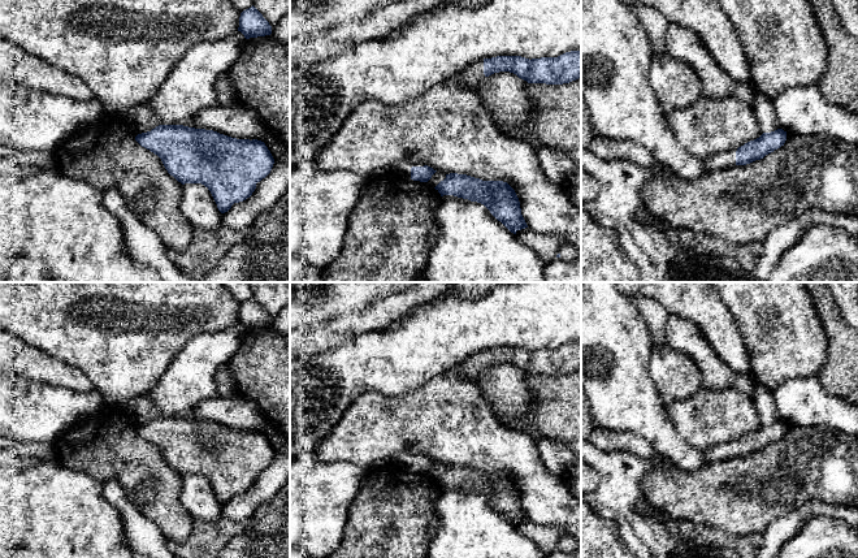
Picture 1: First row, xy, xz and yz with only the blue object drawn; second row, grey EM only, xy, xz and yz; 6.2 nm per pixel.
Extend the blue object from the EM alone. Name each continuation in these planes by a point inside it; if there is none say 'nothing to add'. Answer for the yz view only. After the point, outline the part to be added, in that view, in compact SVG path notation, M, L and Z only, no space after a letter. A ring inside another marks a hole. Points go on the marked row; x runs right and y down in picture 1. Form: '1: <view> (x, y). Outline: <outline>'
1: yz (723, 160). Outline: M737 148L725 152L719 152L718 155L705 159L705 172L718 172L736 166L736 151Z

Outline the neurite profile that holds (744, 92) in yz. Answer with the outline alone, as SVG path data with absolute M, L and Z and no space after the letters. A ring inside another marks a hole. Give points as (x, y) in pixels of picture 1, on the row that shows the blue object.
M737 83L734 88L734 96L740 99L741 101L753 105L754 101L754 90L745 85L745 83Z

